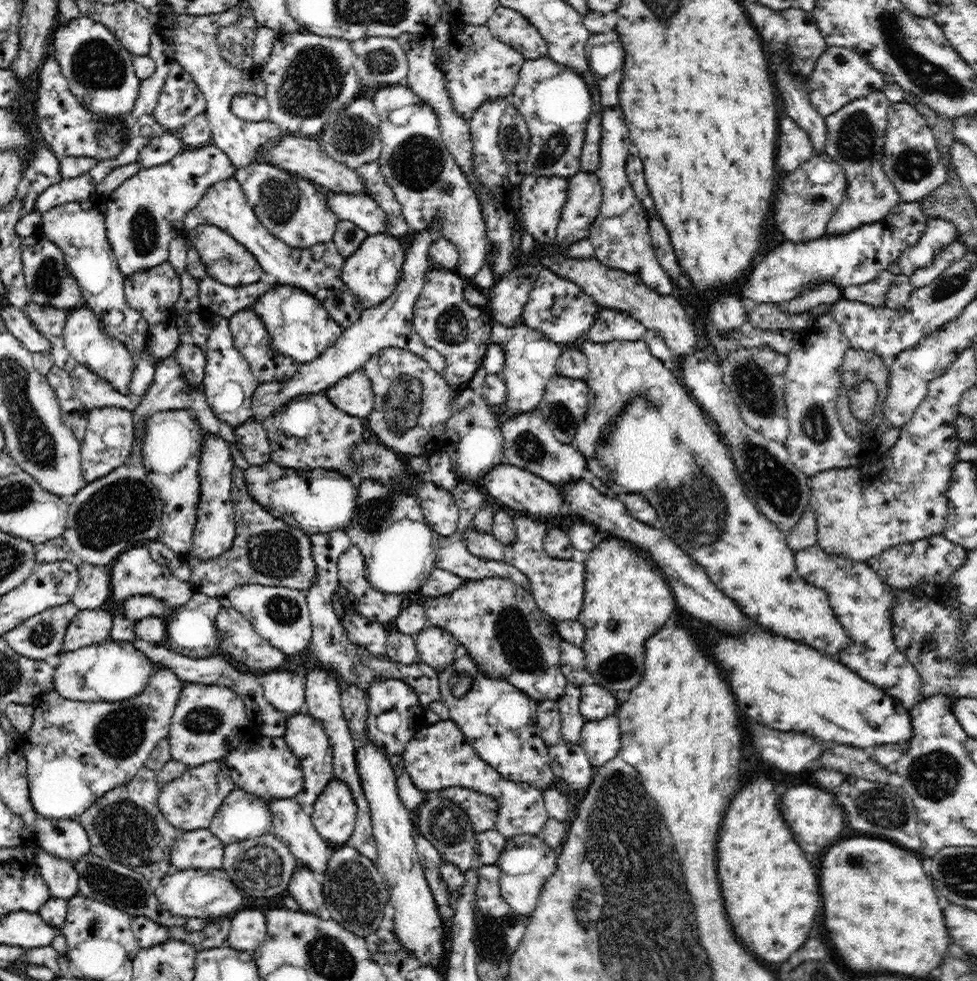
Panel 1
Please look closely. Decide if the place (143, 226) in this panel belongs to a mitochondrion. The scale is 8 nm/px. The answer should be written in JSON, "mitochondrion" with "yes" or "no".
{"mitochondrion":"yes"}

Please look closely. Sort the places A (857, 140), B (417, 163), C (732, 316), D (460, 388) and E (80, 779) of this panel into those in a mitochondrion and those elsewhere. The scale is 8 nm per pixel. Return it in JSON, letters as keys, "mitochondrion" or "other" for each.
{"A":"mitochondrion","B":"mitochondrion","C":"other","D":"other","E":"other"}

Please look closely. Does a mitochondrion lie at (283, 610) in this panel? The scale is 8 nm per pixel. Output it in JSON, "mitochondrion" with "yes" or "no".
{"mitochondrion":"yes"}

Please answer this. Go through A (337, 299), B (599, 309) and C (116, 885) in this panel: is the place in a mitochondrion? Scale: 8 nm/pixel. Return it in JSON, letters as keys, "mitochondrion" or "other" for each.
{"A":"other","B":"other","C":"mitochondrion"}

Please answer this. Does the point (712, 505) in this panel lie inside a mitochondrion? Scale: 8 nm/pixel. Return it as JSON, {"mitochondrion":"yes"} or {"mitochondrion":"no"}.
{"mitochondrion":"yes"}

